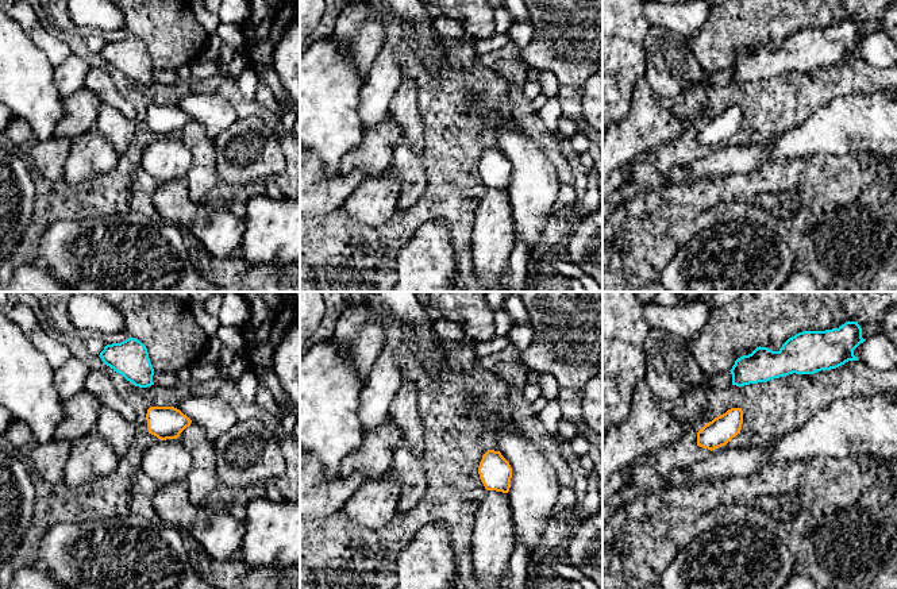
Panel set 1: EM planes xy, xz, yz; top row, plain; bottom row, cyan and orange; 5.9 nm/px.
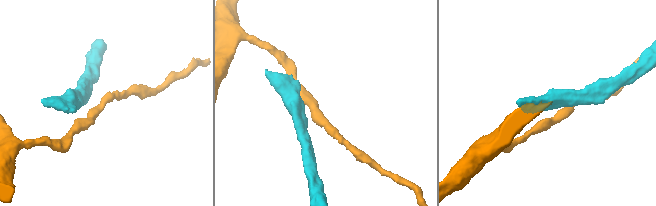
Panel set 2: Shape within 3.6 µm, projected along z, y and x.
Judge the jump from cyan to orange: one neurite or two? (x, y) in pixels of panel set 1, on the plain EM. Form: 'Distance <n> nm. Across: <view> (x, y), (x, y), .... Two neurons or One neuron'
Distance 120 nm. Across: xy (146, 84), (150, 104). Two neurons

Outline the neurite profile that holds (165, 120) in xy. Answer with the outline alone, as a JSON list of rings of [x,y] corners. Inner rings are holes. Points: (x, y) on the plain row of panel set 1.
[[[150,104],[146,111],[147,127],[161,138],[176,136],[192,118],[174,104]]]

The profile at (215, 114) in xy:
[[[216,93],[186,95],[177,103],[177,107],[186,112],[192,120],[200,123],[205,128],[207,135],[212,139],[238,119],[231,103]]]

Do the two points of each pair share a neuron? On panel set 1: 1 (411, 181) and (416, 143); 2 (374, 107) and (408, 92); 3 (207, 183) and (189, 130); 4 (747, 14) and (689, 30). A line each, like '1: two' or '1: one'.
1: two
2: two
3: one
4: two

